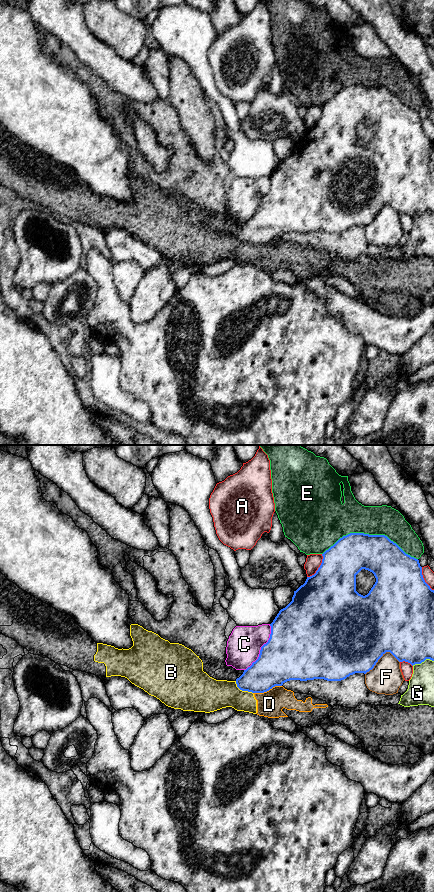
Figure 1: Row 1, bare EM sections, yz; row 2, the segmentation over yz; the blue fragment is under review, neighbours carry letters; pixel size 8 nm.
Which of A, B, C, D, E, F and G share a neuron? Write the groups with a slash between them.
A / B D / C / E / F / G

